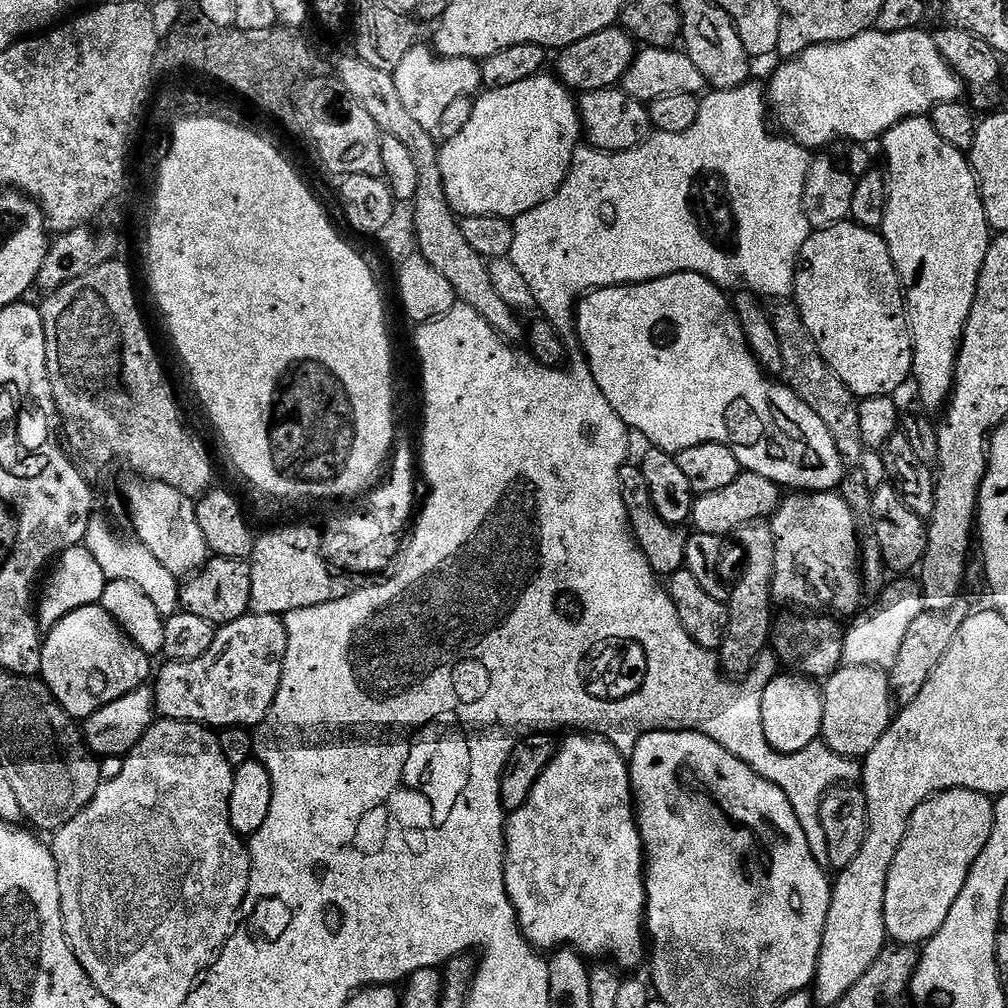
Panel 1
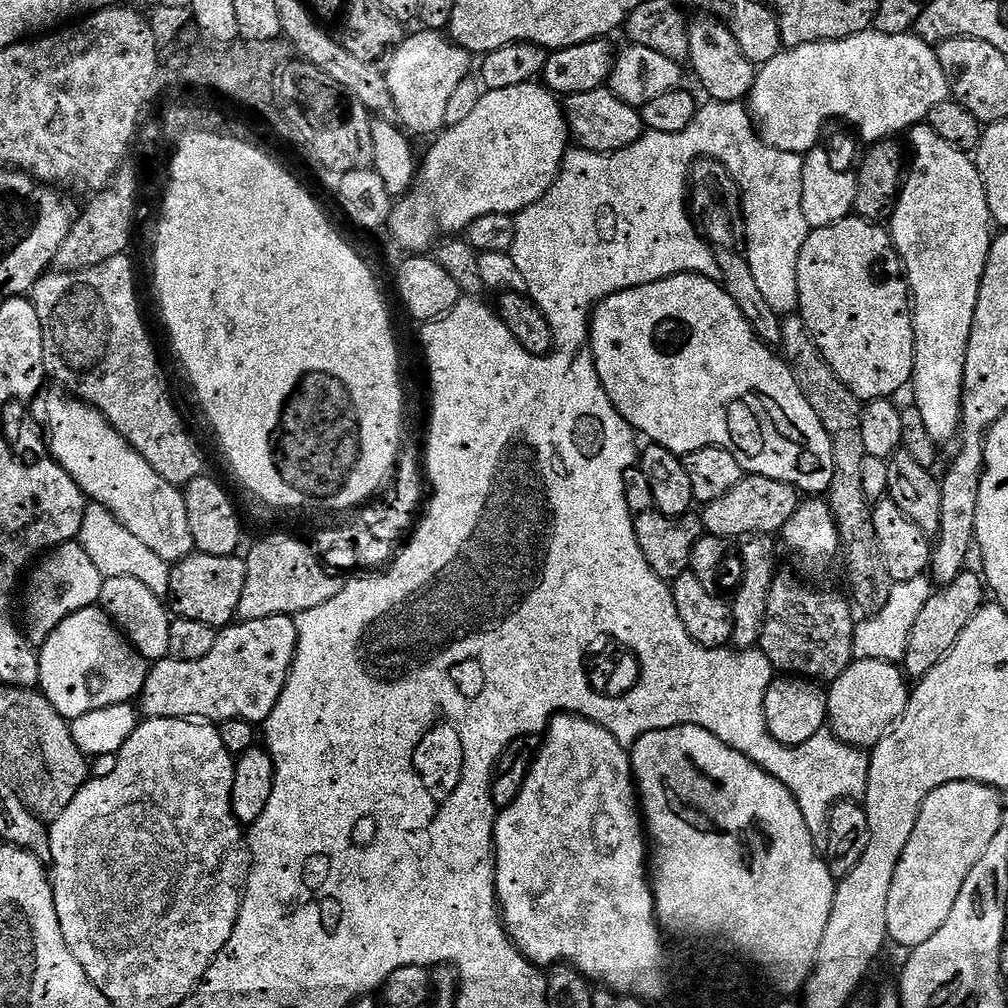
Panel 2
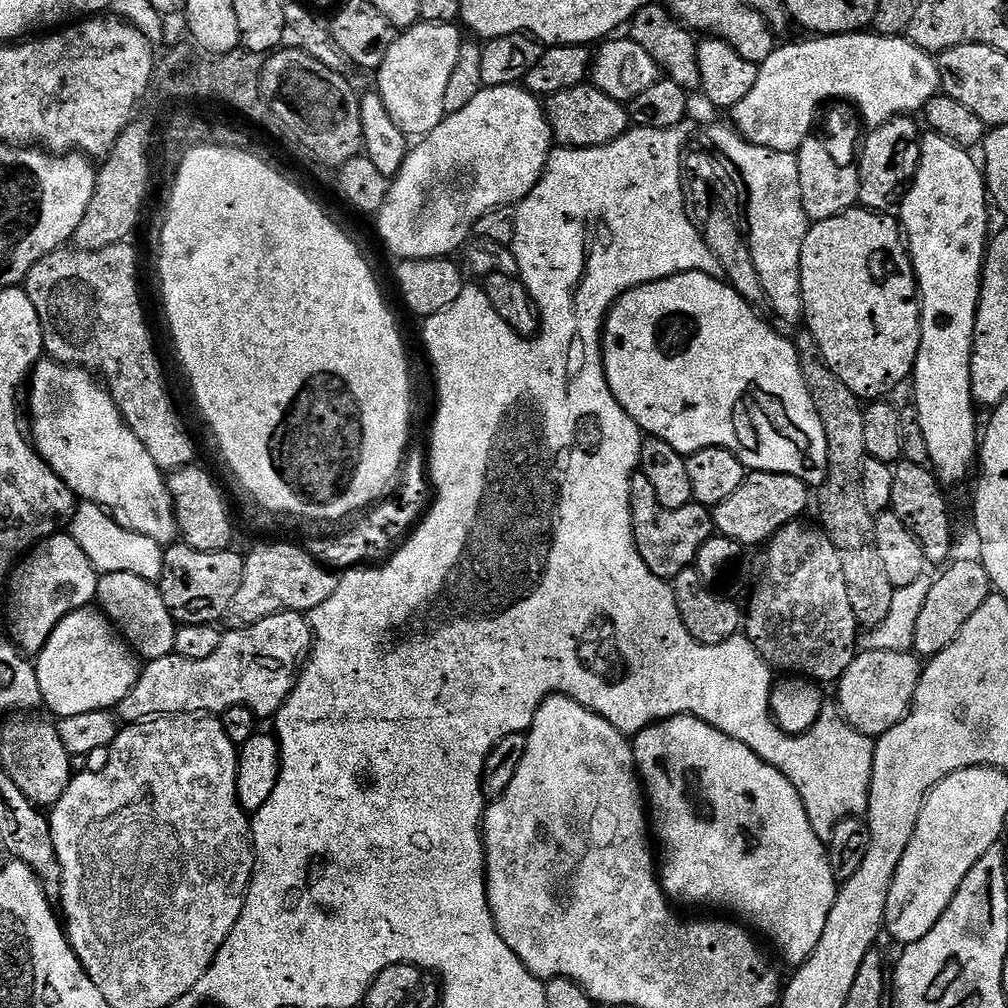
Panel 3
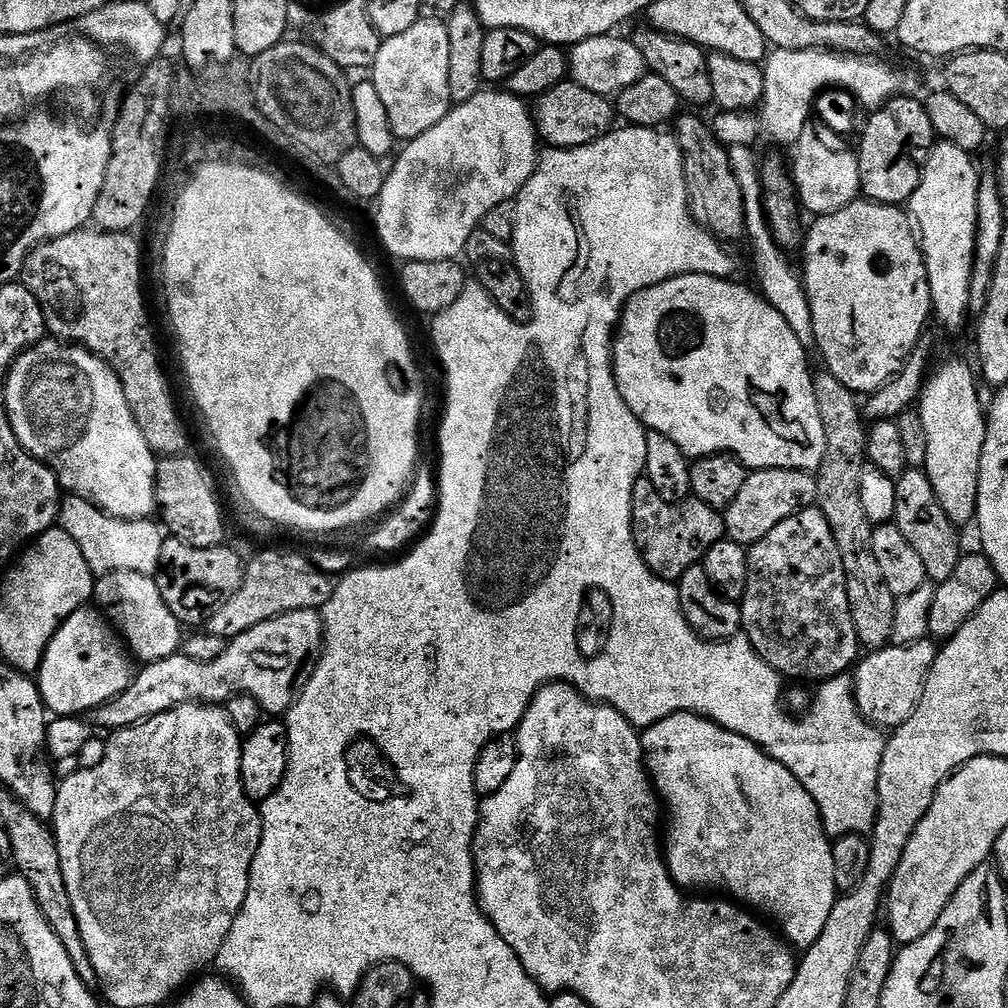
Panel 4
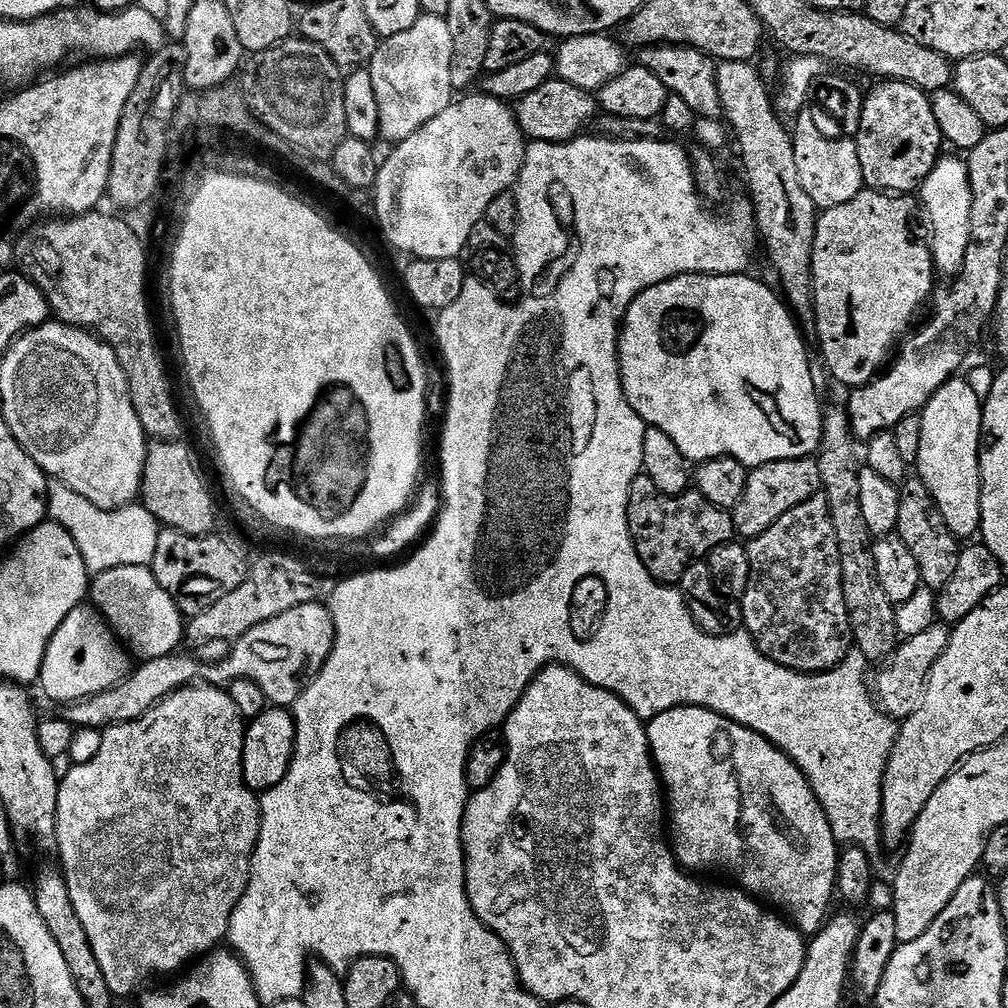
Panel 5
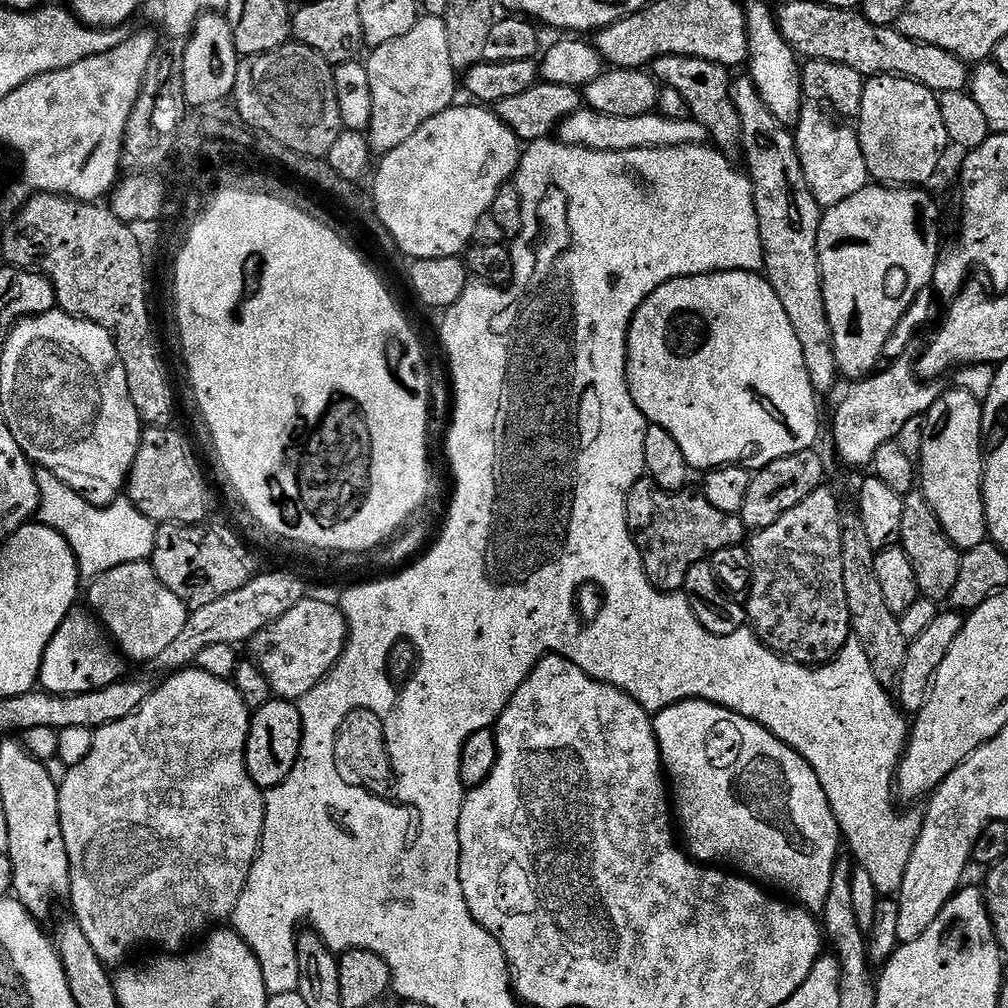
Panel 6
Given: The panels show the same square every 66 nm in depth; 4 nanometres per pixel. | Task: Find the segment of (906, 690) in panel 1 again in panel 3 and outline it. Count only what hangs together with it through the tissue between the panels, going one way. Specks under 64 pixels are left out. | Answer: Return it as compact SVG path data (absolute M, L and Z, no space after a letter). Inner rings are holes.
M953 559L941 572L944 573L933 579L930 594L927 595L926 603L915 625L911 651L921 658L942 654L942 650L946 650L946 646L950 646L950 642L954 642L954 638L962 634L962 626L970 622L978 606L982 606L982 602L986 602L986 598L994 592L990 574L979 559Z

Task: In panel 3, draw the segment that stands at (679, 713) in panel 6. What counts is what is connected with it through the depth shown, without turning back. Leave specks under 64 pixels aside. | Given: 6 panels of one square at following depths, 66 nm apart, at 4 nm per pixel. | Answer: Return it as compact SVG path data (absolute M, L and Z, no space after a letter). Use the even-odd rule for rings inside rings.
M675 716L651 724L634 738L632 753L636 755L636 770L640 773L642 787L646 793L646 804L650 809L650 824L658 841L658 875L664 895L677 905L701 904L704 908L725 908L726 911L733 912L728 914L755 929L765 941L768 939L784 955L786 963L792 964L791 966L805 964L814 954L814 946L818 946L822 930L826 930L826 918L830 918L830 910L836 901L838 883L831 868L825 841L820 840L818 834L814 834L814 826L810 826L806 806L802 806L802 798L798 798L794 782L790 782L790 778L786 778L786 774L782 774L774 766L762 762L762 758L758 758L758 754L750 750L750 746L730 738L730 734L722 734L722 730L693 716Z

